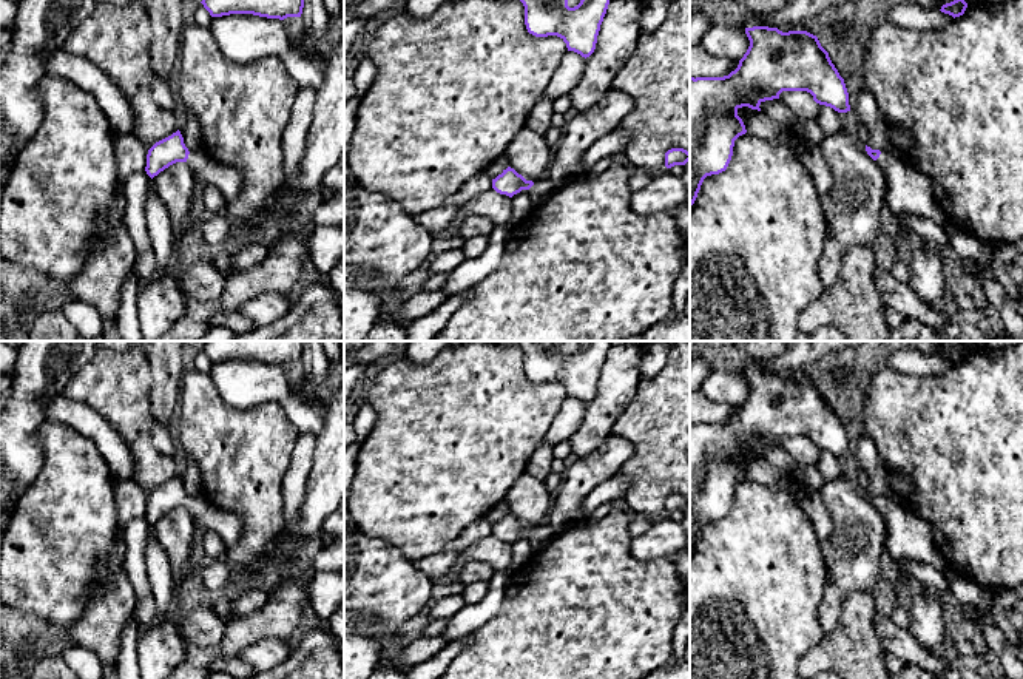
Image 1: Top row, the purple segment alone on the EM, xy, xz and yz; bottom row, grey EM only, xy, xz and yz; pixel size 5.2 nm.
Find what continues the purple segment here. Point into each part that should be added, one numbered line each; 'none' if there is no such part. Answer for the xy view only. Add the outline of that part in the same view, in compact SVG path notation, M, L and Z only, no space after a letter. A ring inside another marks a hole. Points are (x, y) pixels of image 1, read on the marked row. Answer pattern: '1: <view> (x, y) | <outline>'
1: xy (205, 172) | M204 150L190 151L187 165L193 173L196 185L218 187L227 201L238 196L242 188L242 173L211 160Z

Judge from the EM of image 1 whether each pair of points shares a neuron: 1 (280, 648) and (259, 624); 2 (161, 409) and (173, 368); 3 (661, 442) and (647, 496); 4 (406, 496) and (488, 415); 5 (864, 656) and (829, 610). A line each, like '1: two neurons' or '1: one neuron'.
1: two neurons
2: one neuron
3: one neuron
4: one neuron
5: two neurons

